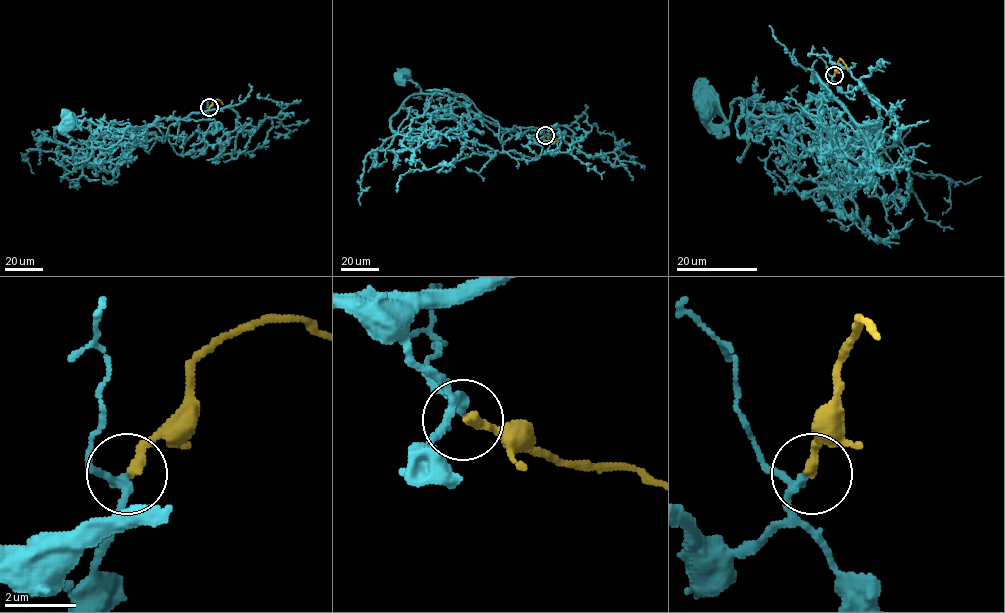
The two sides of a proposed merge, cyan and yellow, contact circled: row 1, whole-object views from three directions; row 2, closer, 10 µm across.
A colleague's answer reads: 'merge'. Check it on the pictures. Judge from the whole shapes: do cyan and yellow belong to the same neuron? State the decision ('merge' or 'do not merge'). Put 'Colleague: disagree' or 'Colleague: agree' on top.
Colleague: agree
merge

